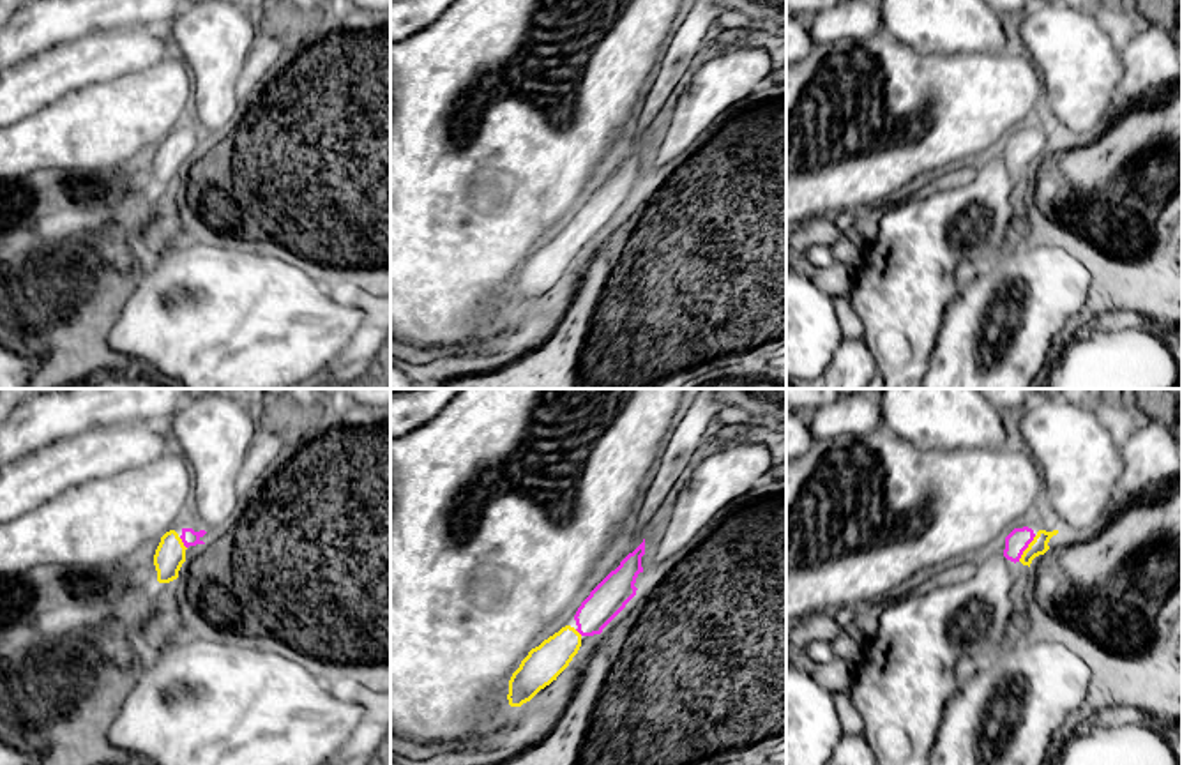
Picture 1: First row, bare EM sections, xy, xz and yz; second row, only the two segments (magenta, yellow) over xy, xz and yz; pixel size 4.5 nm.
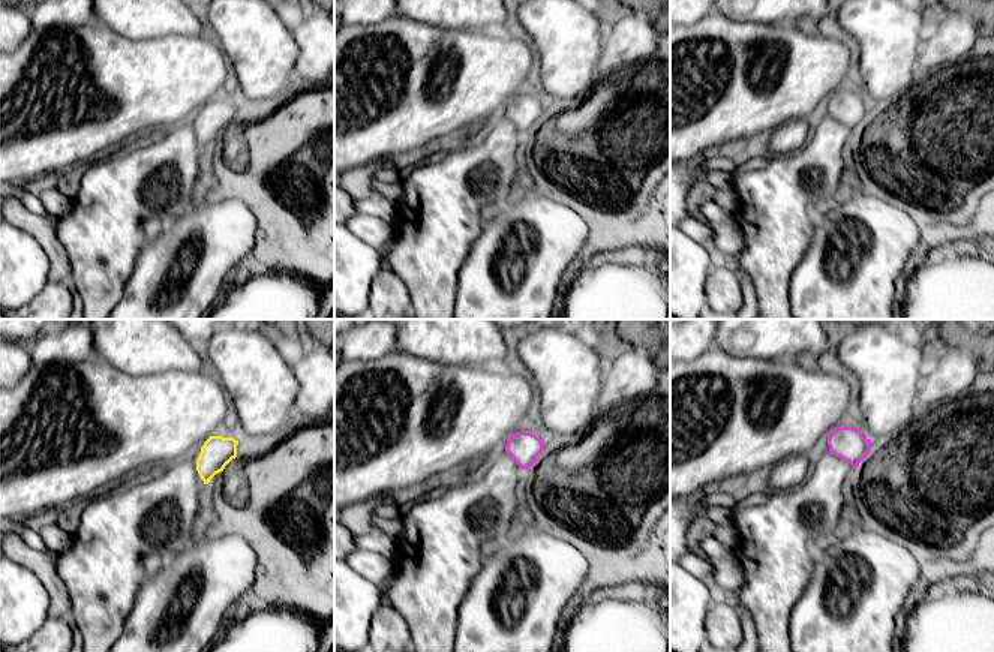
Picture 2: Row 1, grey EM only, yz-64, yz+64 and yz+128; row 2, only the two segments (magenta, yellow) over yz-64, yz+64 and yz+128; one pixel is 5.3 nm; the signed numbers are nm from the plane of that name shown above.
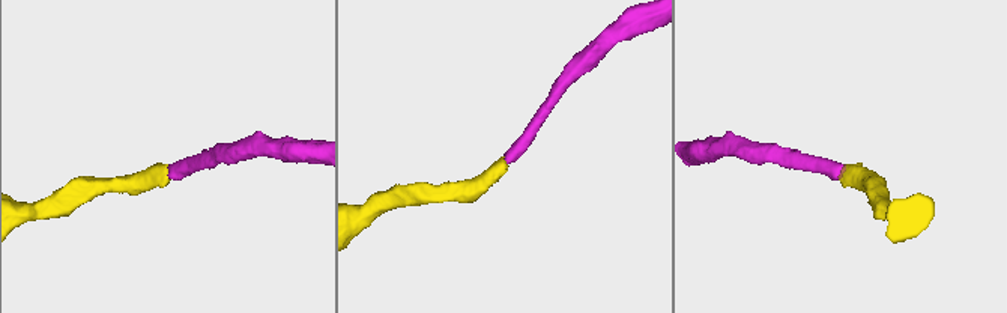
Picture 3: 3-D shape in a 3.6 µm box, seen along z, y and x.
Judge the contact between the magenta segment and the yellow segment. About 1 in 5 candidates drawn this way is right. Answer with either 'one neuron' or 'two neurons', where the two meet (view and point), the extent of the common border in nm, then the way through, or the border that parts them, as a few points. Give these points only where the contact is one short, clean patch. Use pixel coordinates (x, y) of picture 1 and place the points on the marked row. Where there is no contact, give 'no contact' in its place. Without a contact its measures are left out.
one neuron | yz (1027, 546) | 150 nm | across yz (1018, 539), (1027, 546), (1039, 545)

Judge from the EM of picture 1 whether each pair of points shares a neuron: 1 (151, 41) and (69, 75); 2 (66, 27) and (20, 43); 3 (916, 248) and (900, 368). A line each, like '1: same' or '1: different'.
1: same
2: same
3: same

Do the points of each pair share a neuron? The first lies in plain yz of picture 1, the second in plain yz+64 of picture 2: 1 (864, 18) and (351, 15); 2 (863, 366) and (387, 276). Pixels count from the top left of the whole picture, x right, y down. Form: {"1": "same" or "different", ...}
{"1": "same", "2": "same"}

